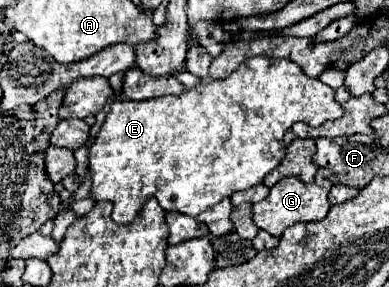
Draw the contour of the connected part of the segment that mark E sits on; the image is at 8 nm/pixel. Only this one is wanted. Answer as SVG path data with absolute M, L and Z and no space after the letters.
M252 56L230 76L198 84L184 90L180 96L160 96L144 102L114 100L90 146L92 198L113 202L112 219L122 224L132 222L144 200L150 196L156 196L164 210L198 216L234 192L260 184L286 154L284 132L294 122L320 126L326 120L338 120L340 116L344 116L344 108L336 102L330 86L322 84L318 78L306 76L292 60L270 56Z

